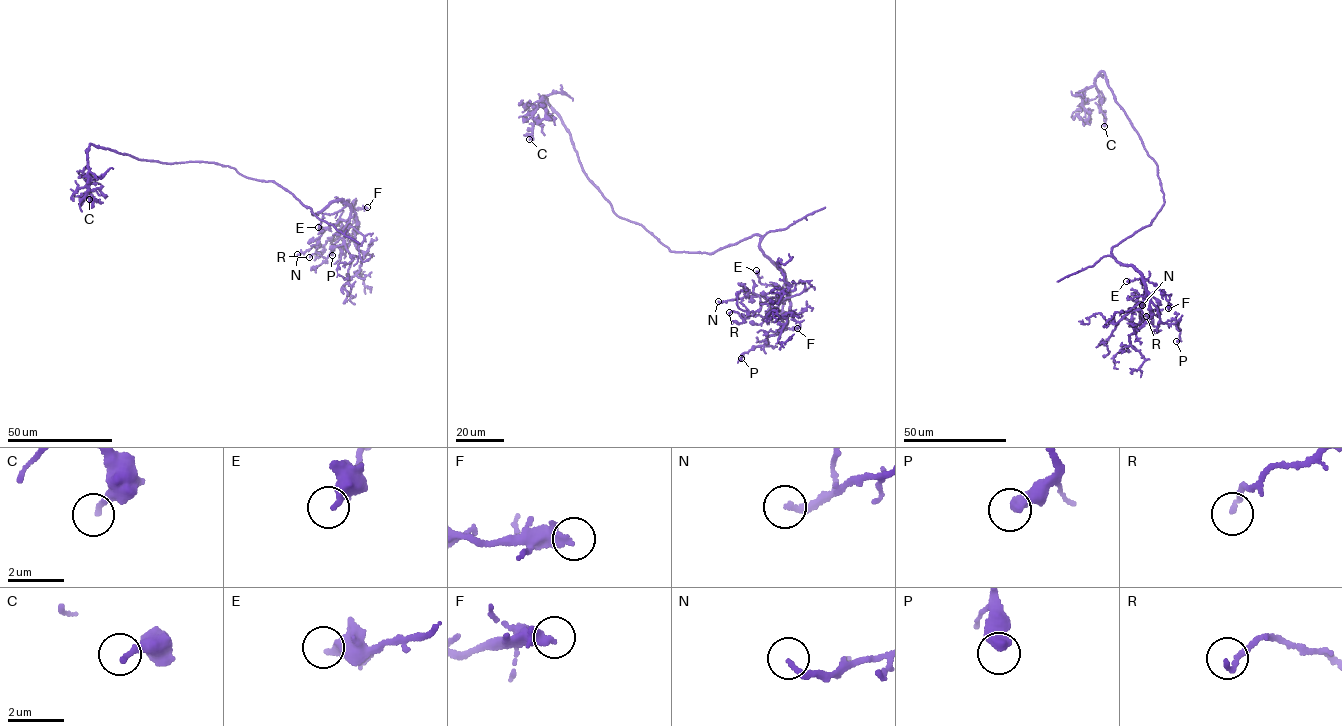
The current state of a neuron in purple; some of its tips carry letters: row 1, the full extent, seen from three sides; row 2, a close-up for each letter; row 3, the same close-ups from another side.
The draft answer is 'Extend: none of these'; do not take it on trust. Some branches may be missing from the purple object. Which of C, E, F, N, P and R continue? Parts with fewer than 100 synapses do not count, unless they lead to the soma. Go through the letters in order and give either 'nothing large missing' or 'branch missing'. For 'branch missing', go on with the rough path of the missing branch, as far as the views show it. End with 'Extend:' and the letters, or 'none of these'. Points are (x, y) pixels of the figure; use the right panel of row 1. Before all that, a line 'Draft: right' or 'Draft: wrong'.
Draft: right
C: nothing large missing
E: nothing large missing
F: nothing large missing
N: nothing large missing
P: nothing large missing
R: nothing large missing
Extend: none of these

